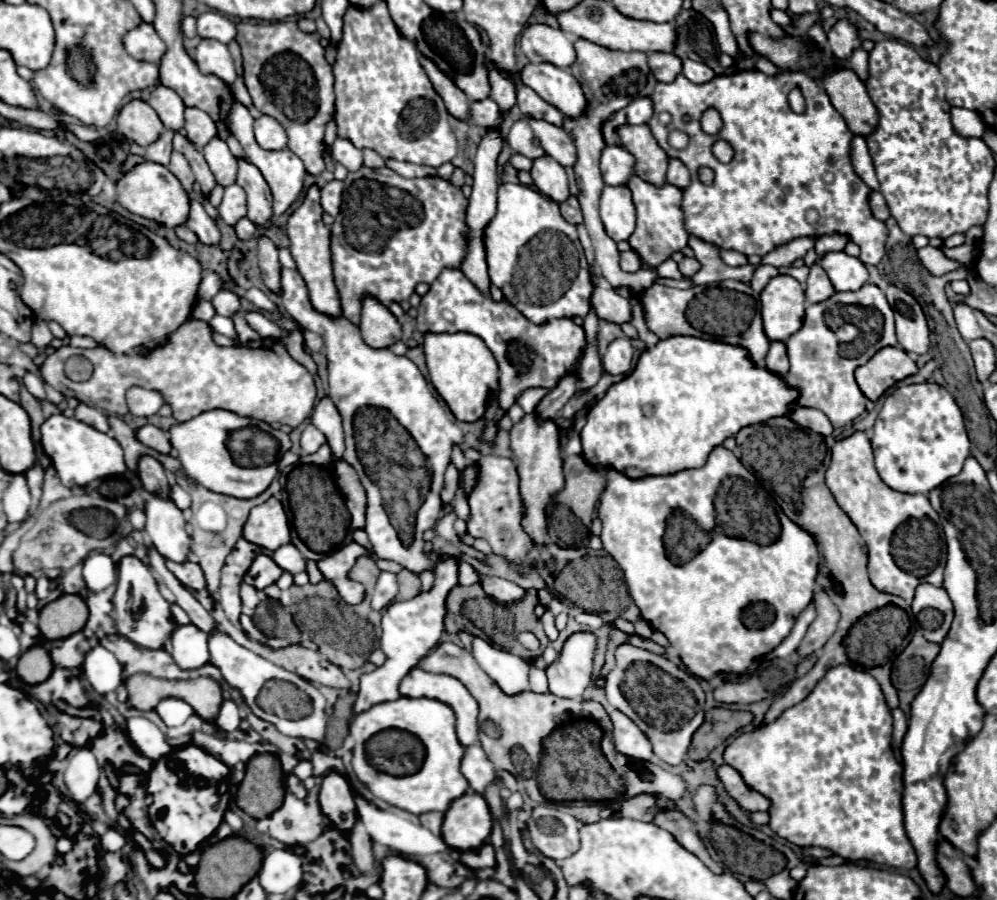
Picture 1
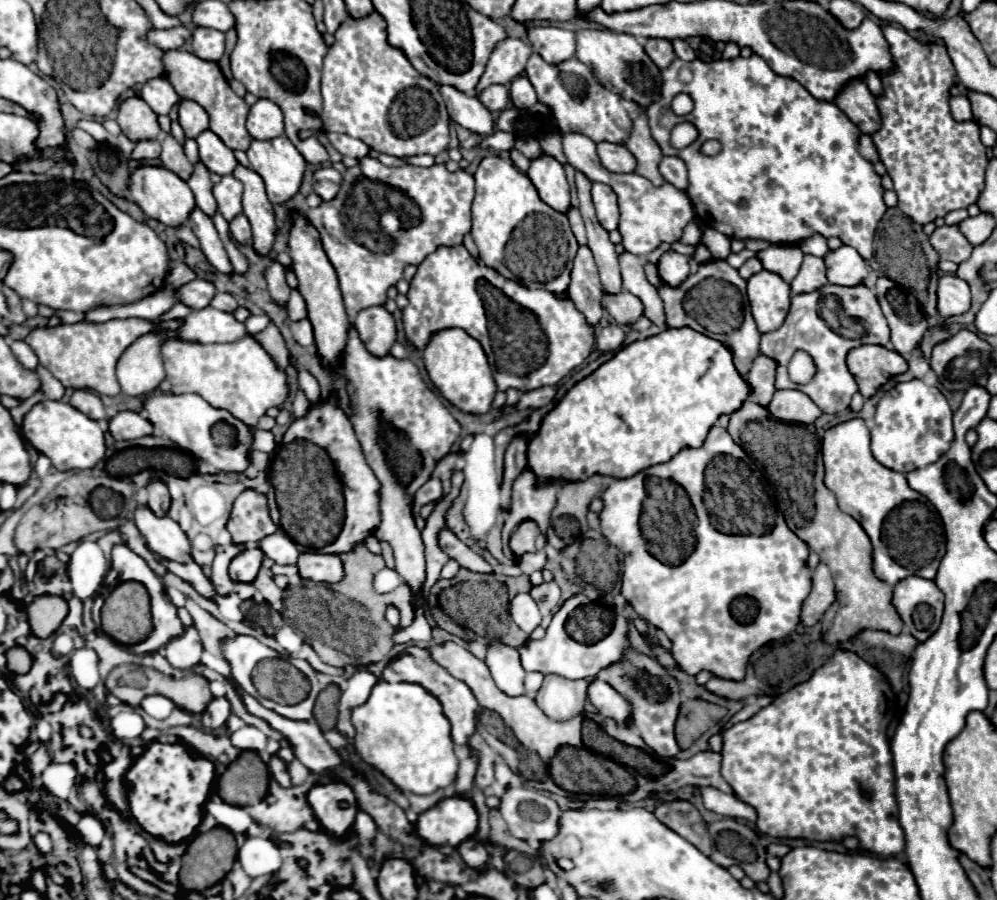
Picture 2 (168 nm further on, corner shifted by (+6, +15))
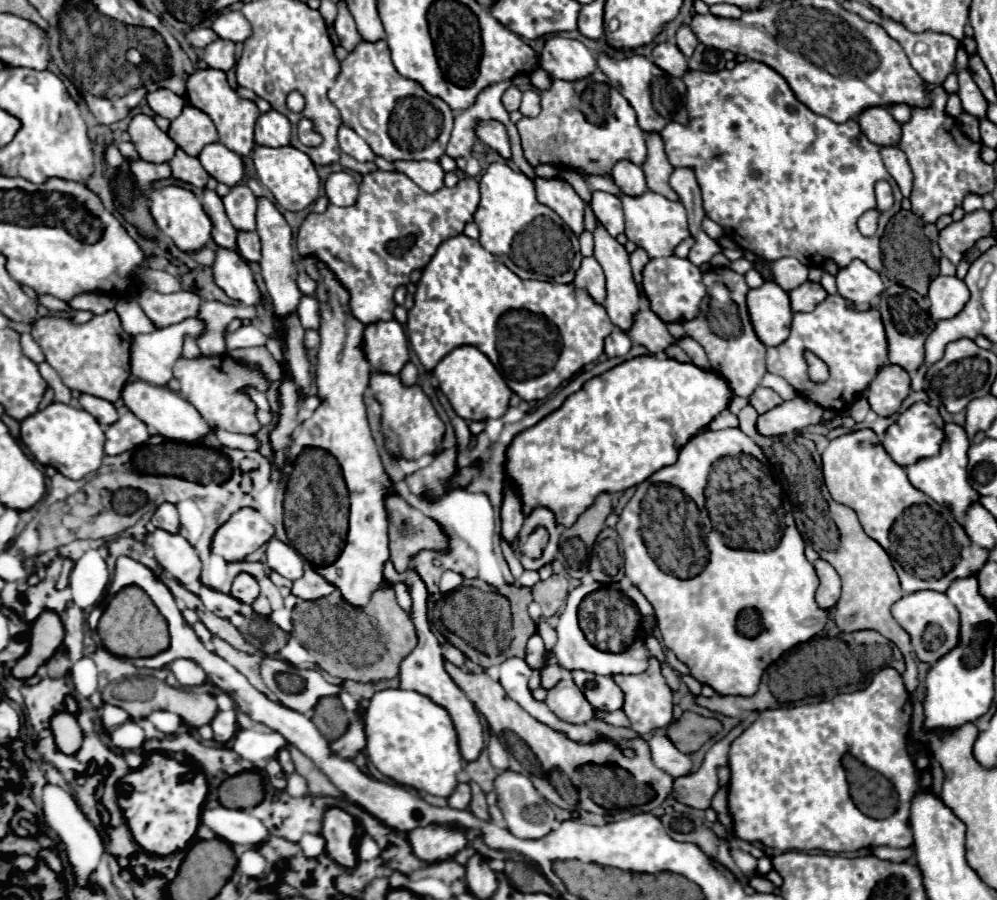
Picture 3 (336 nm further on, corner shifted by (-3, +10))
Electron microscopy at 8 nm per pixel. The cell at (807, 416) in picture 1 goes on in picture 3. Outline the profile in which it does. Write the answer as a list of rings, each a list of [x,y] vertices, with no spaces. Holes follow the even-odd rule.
[[[796,397],[794,401],[786,401],[780,407],[764,413],[756,421],[756,431],[764,437],[780,437],[788,435],[800,427],[816,425],[822,419],[822,407],[804,399]]]

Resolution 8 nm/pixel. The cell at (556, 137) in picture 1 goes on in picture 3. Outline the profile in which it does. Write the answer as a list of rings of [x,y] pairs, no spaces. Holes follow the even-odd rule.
[[[646,191],[640,197],[628,197],[622,195],[622,205],[624,205],[624,217],[626,217],[626,237],[634,241],[638,247],[646,249],[646,253],[654,257],[670,257],[674,255],[674,249],[690,235],[686,233],[688,219],[686,219],[686,209],[680,201],[668,201],[666,197]]]

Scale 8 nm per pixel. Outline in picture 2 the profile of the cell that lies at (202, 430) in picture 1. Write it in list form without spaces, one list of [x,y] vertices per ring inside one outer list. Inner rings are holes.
[[[155,392],[151,396],[145,398],[145,414],[149,418],[149,422],[153,424],[153,434],[145,436],[135,441],[125,441],[117,444],[119,450],[128,448],[132,445],[143,446],[147,448],[162,448],[164,440],[171,440],[179,450],[185,450],[189,454],[193,454],[197,460],[201,462],[209,462],[211,466],[215,466],[217,470],[223,472],[243,472],[245,468],[251,466],[251,439],[254,432],[252,427],[243,424],[243,420],[231,416],[231,412],[221,410],[221,408],[211,408],[211,404],[207,404],[201,396],[197,394],[163,394],[163,392]],[[215,422],[229,422],[235,426],[237,436],[236,443],[231,448],[225,446],[215,446],[211,440],[211,428]]]

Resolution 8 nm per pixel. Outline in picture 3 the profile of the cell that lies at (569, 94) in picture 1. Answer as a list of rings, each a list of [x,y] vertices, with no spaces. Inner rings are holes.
[[[591,77],[590,81],[586,79],[586,81],[574,81],[574,83],[554,79],[552,87],[540,93],[540,99],[542,99],[540,115],[534,119],[522,117],[516,123],[520,139],[522,139],[524,157],[532,167],[548,163],[548,165],[572,167],[580,173],[604,177],[604,173],[610,175],[612,167],[622,159],[632,161],[634,165],[642,165],[646,161],[646,143],[644,143],[646,135],[638,127],[634,109],[628,105],[628,101],[620,93],[616,93],[616,98],[609,98],[610,115],[612,115],[610,121],[598,127],[584,119],[580,111],[580,93],[592,81],[600,83]]]

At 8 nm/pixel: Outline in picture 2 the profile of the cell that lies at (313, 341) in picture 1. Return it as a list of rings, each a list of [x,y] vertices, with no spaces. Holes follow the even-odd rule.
[[[305,318],[305,320],[299,320],[299,322],[293,322],[291,324],[291,332],[293,332],[293,338],[301,344],[301,346],[311,346],[315,342],[315,334],[313,334],[313,328],[311,328],[311,322]]]

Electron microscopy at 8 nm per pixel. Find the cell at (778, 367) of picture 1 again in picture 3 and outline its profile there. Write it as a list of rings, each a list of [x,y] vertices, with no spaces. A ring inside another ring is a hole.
[[[758,387],[752,395],[750,395],[750,405],[758,411],[758,413],[766,413],[770,409],[774,409],[776,405],[782,405],[782,397],[766,387]]]

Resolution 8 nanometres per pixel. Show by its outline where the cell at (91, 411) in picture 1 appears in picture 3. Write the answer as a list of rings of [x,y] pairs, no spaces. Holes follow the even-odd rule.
[[[80,395],[80,407],[88,411],[100,423],[100,427],[108,427],[118,419],[118,411],[110,401],[92,395]]]

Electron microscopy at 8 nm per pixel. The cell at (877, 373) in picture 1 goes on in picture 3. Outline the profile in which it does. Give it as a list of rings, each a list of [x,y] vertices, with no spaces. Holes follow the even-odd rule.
[[[886,365],[872,379],[868,389],[868,403],[874,413],[880,417],[890,417],[902,405],[910,393],[910,377],[898,365]]]

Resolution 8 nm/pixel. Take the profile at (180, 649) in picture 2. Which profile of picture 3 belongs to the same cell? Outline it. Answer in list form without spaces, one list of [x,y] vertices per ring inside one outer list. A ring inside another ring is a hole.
[[[176,659],[174,663],[168,665],[168,669],[176,675],[178,683],[182,687],[198,687],[206,683],[206,673],[202,667],[198,667],[194,661],[188,659]]]

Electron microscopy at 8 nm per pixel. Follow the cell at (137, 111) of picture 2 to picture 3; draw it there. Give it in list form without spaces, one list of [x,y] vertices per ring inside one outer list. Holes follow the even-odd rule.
[[[136,115],[130,121],[128,133],[140,153],[140,159],[148,163],[168,163],[178,149],[168,133],[160,131],[148,115]]]

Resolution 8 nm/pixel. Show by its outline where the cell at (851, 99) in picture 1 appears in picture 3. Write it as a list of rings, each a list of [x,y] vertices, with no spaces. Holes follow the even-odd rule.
[[[870,107],[858,115],[862,133],[880,147],[896,147],[900,143],[900,123],[884,107]]]

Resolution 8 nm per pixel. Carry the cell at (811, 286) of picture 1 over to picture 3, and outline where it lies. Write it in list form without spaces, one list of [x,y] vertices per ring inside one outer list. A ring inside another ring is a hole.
[[[806,281],[804,285],[792,289],[792,293],[788,293],[790,297],[790,309],[792,313],[798,313],[798,311],[812,311],[818,303],[822,303],[826,299],[826,291],[822,289],[820,283],[812,283],[812,281]]]

